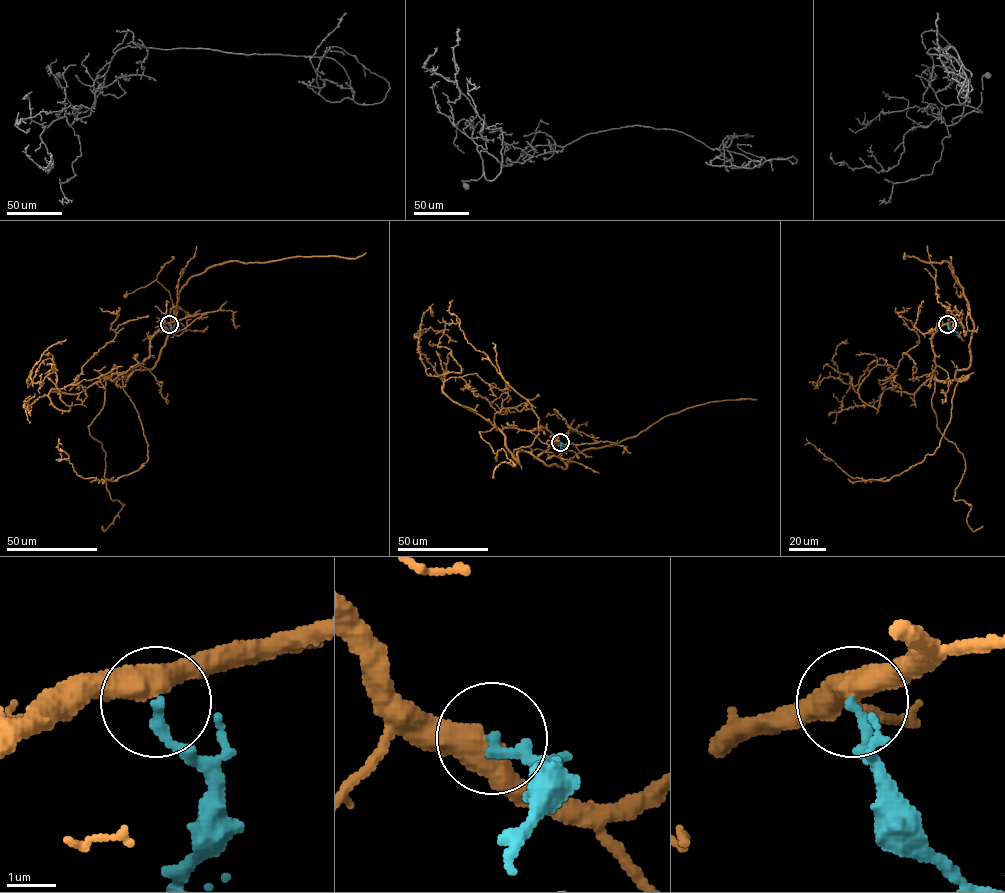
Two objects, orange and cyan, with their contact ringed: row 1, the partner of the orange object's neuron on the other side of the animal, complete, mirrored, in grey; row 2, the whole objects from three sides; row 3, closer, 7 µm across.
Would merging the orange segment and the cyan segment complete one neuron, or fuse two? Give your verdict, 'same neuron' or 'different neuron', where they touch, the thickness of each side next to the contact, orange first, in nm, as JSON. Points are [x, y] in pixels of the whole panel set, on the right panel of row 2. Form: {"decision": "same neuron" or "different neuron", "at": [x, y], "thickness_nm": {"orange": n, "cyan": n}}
{"decision": "different neuron", "at": [947, 324], "thickness_nm": {"orange": 480, "cyan": 220}}

